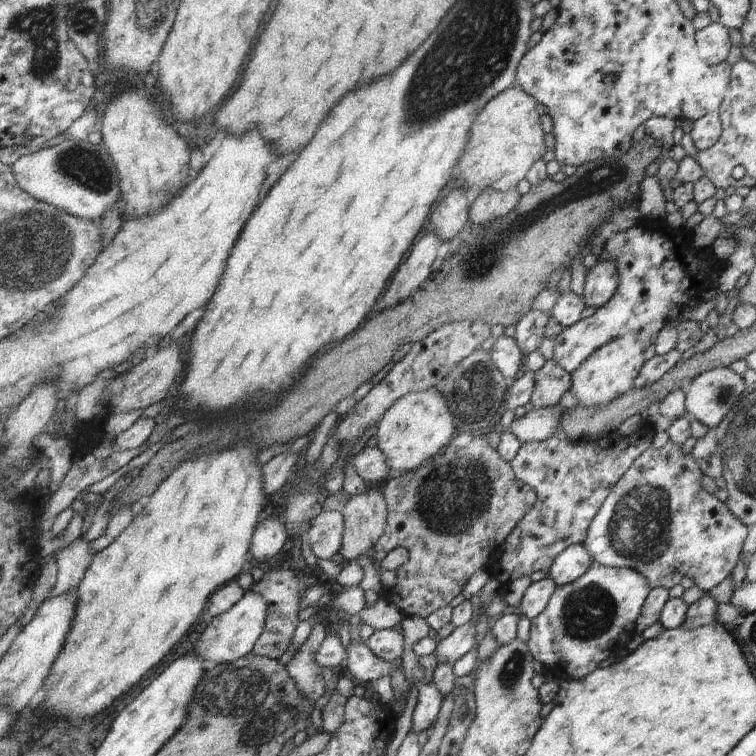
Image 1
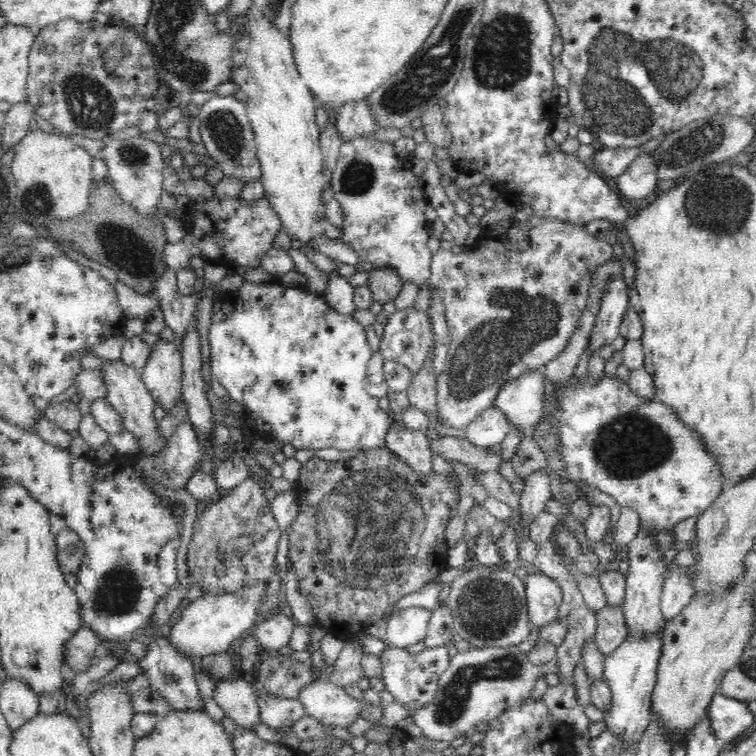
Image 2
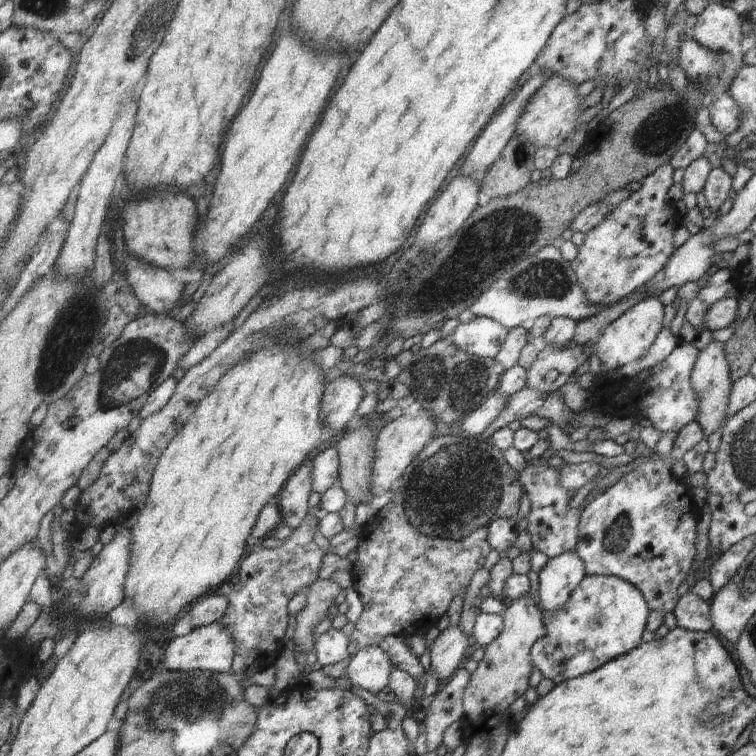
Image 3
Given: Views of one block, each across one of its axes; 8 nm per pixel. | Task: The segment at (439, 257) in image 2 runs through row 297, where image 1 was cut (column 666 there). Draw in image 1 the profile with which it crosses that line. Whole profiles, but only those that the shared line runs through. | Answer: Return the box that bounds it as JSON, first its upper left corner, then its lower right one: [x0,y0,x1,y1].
[582,440,748,593]

